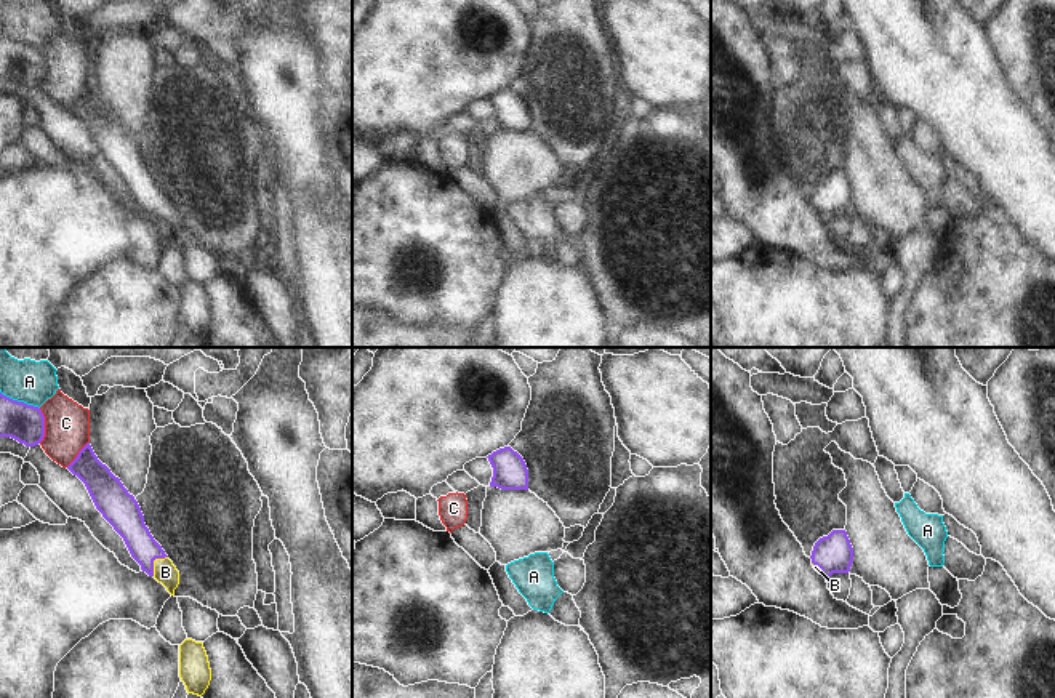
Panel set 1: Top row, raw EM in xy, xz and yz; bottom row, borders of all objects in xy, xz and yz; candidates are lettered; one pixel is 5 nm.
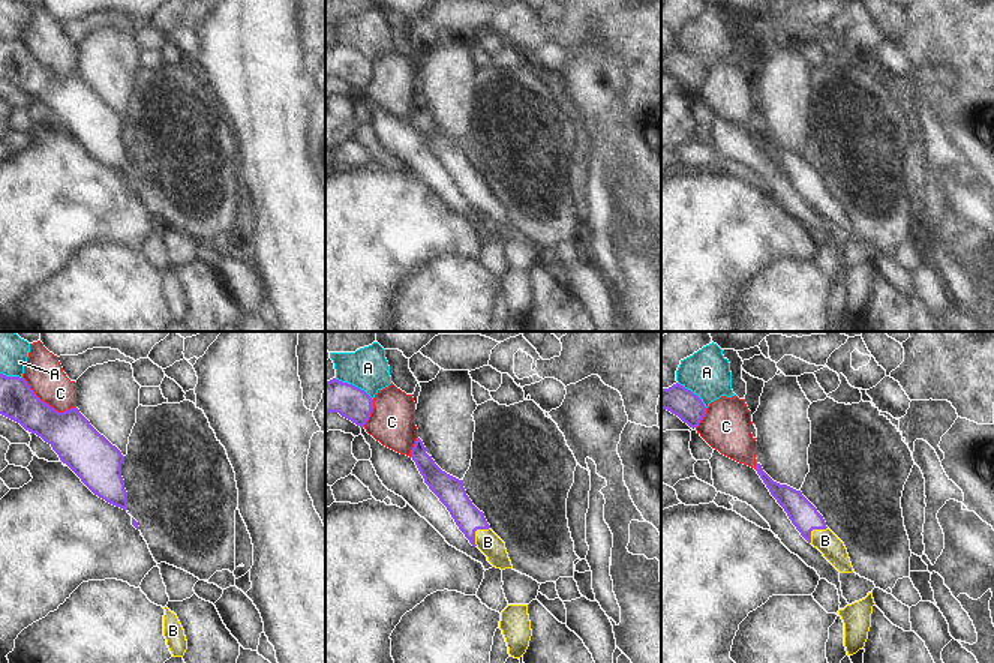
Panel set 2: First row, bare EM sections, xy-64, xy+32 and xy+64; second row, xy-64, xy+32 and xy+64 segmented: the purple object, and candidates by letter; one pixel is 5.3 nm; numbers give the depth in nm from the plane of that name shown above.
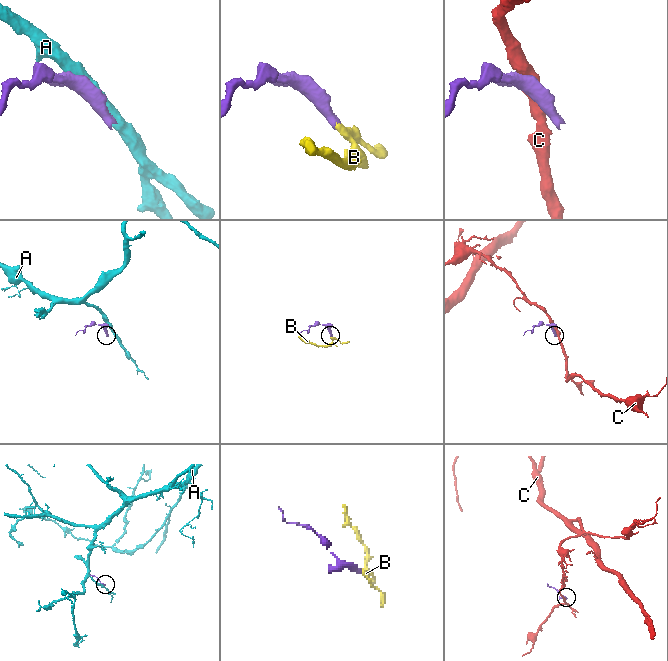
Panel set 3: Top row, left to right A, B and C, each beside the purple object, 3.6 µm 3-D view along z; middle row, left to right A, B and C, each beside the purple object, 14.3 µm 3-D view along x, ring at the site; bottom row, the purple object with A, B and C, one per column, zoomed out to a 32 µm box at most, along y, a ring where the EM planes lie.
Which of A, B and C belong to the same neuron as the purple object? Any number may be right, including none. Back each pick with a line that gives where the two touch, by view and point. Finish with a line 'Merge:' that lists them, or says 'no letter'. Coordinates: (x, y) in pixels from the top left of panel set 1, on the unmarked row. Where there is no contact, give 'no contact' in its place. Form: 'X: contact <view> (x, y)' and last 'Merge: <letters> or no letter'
B: contact xy (152, 204)
Merge: B

